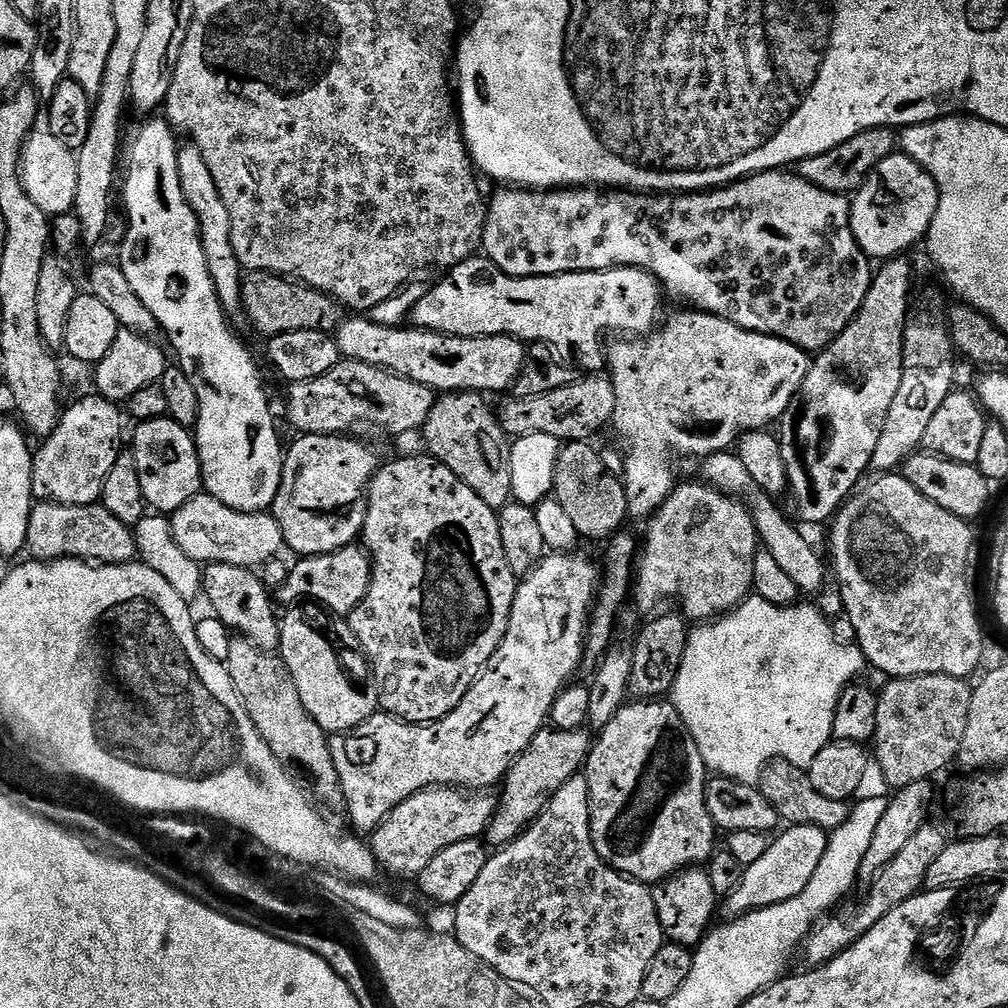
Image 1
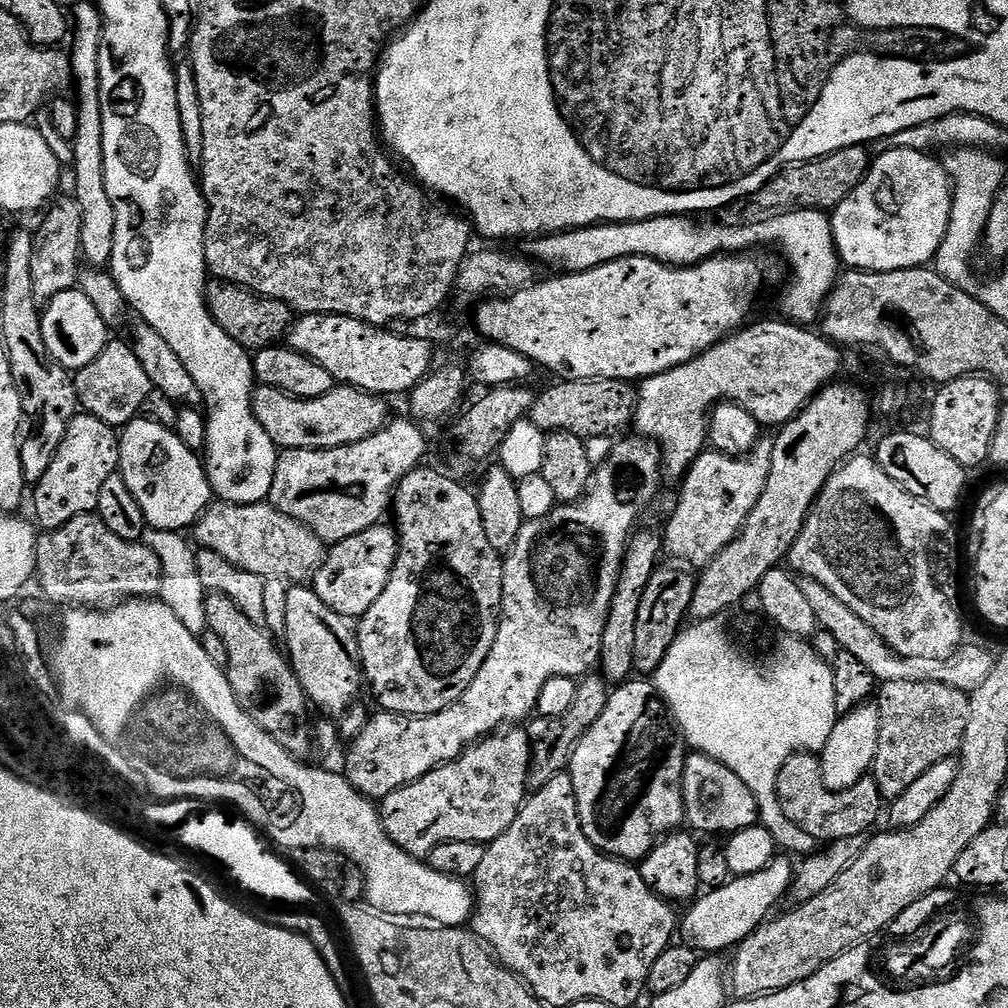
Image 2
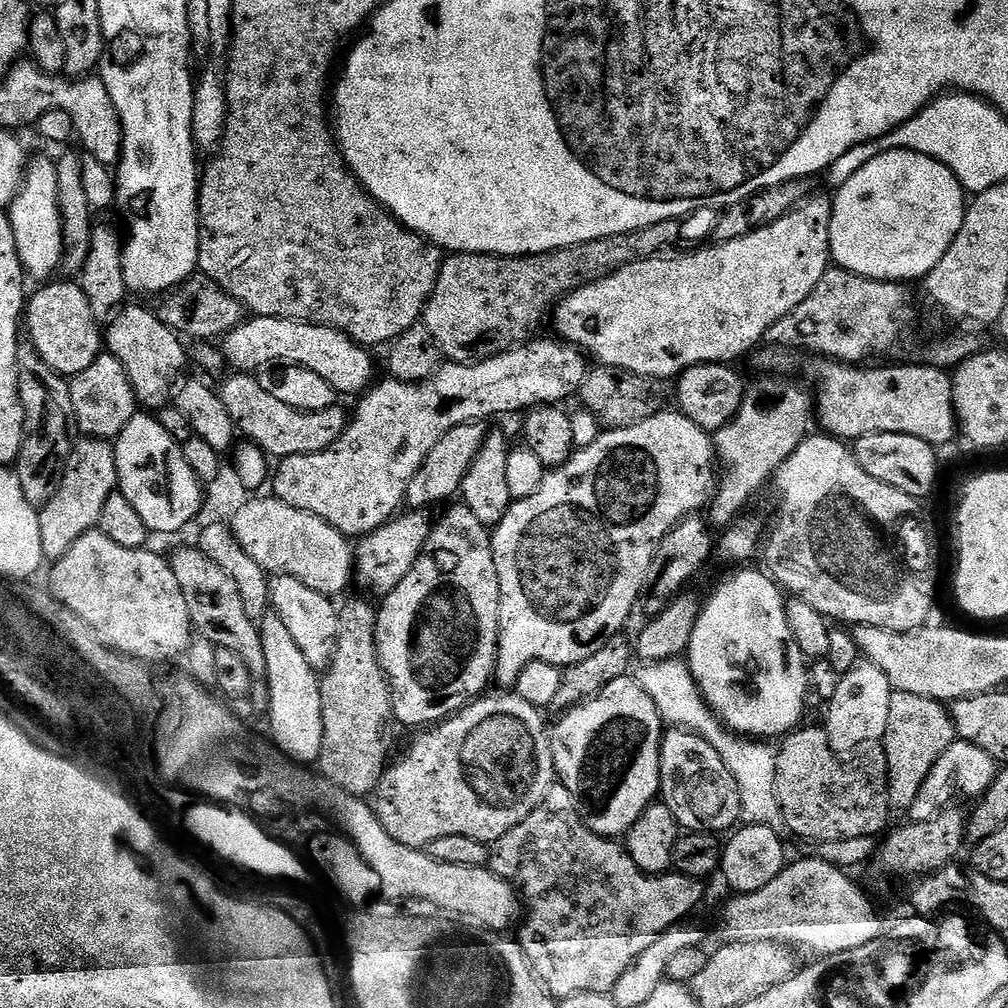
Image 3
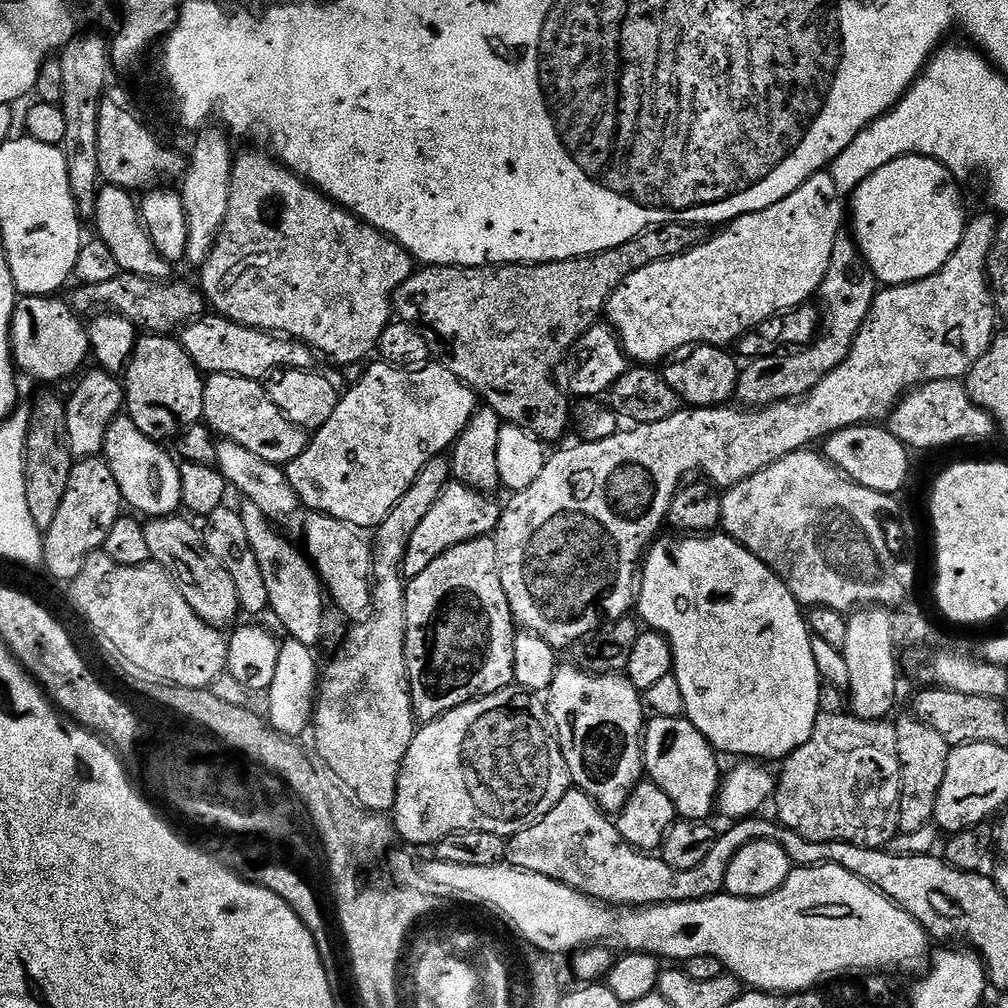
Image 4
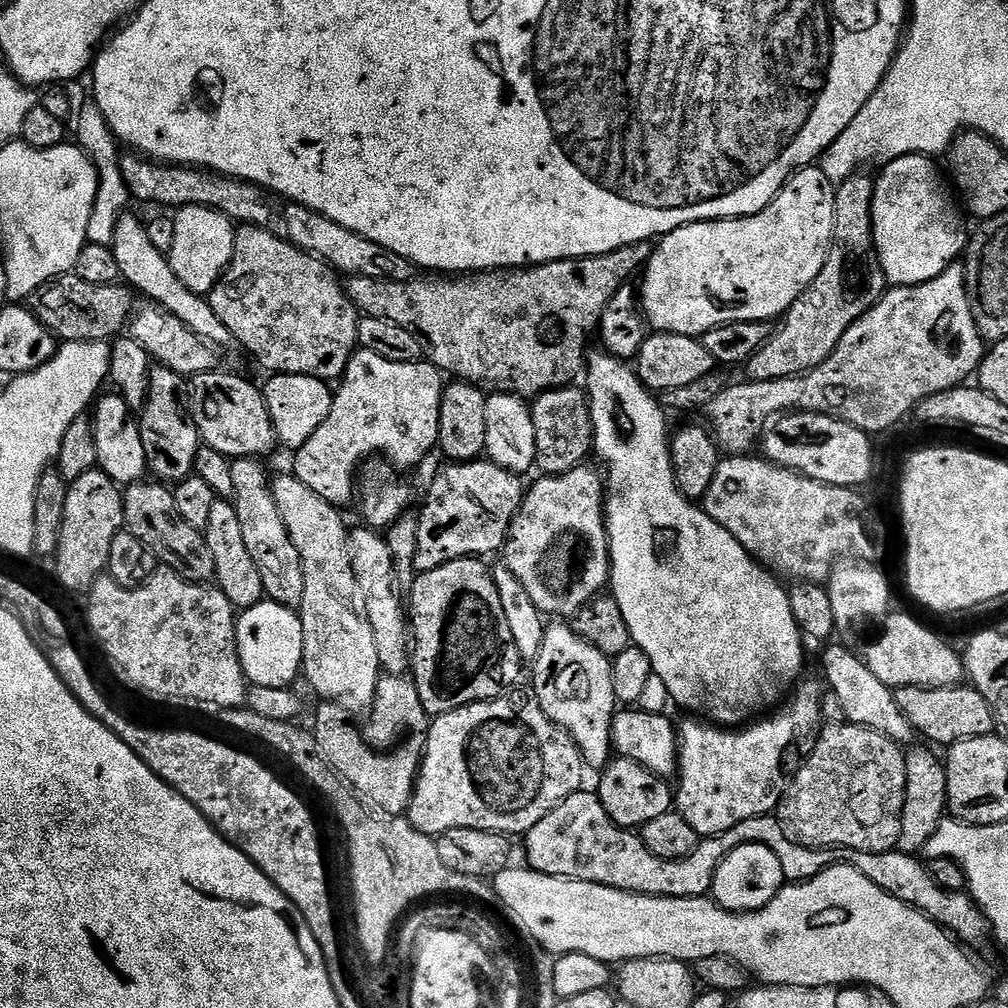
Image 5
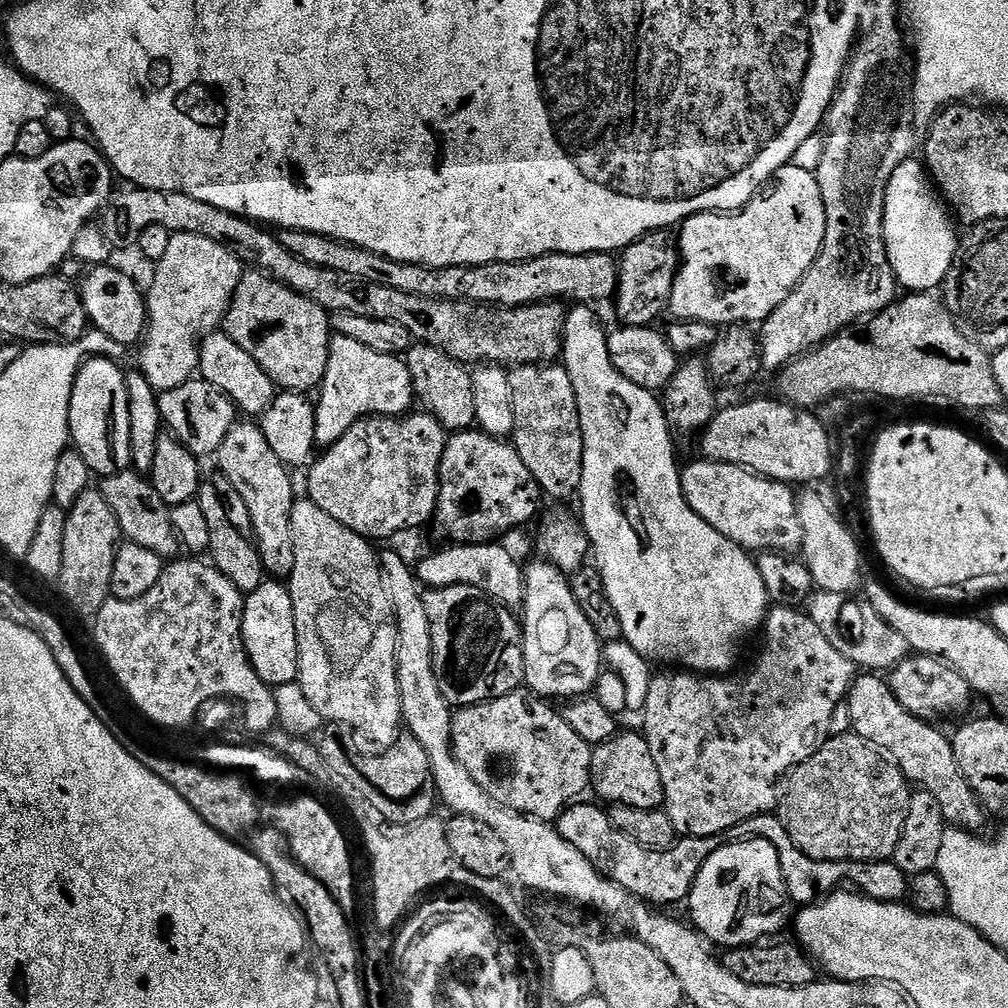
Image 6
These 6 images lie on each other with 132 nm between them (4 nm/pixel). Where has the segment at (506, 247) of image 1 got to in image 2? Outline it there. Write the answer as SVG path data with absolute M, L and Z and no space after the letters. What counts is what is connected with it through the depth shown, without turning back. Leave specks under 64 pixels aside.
M798 210L797 212L782 212L760 218L757 224L703 224L703 219L693 218L688 214L674 216L655 216L649 220L629 220L627 224L593 224L590 228L573 228L566 232L554 232L543 236L533 236L523 241L523 255L537 265L545 264L556 274L571 274L585 272L591 268L602 266L606 262L621 260L627 256L645 256L663 264L678 268L688 268L692 264L700 264L703 260L711 260L721 254L744 254L756 250L759 244L773 244L788 255L788 268L792 277L788 280L788 289L780 300L783 319L801 326L812 326L821 319L825 300L828 299L836 281L842 275L842 261L836 251L832 221L829 213L818 210Z

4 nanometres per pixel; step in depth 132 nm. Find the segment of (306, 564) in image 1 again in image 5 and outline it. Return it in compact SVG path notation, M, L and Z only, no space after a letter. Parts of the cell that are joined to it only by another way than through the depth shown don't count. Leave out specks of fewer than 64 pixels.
M488 458L472 460L468 464L449 463L436 476L436 484L428 488L424 509L419 509L418 550L414 554L417 573L429 572L446 562L461 560L467 556L488 558L491 552L499 553L508 540L508 531L524 500L526 484L519 475L507 472Z

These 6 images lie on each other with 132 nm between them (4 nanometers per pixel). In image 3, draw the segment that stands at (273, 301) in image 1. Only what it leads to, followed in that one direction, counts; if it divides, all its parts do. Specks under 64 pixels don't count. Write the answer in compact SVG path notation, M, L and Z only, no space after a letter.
M193 274L189 280L177 284L171 292L163 293L164 300L158 307L160 321L167 328L173 328L181 337L196 342L216 342L227 332L234 330L246 319L244 305L237 302L222 286L218 286L211 278L203 274Z

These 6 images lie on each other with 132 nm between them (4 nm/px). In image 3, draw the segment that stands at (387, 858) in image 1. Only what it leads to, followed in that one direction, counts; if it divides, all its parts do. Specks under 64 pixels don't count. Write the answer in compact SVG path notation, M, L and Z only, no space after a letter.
M492 695L473 700L456 715L421 731L408 754L385 768L374 793L374 807L382 826L386 826L386 834L402 842L402 846L424 850L430 842L450 838L450 834L466 834L466 838L491 845L502 834L514 830L518 822L526 822L557 783L550 728L547 723L544 725L545 713L521 696Z

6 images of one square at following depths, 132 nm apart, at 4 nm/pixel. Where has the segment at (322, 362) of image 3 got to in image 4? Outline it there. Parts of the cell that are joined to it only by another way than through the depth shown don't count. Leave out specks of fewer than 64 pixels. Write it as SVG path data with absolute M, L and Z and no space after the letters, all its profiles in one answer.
M205 314L199 320L184 325L178 339L186 354L199 366L201 373L213 376L230 374L238 378L263 381L272 373L285 368L313 367L314 353L307 344L274 332L247 328L219 314Z

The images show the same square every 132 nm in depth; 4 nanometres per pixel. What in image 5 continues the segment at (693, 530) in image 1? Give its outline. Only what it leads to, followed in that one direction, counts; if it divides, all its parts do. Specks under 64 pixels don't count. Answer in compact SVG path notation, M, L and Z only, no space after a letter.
M868 174L854 175L837 187L836 201L834 202L834 234L832 235L832 245L828 251L828 257L826 258L826 266L822 266L818 278L814 278L814 282L810 282L808 289L804 291L790 307L788 307L787 312L785 312L782 317L782 323L784 323L784 325L782 325L781 328L777 327L772 335L769 336L768 341L766 341L762 347L746 361L746 369L748 368L747 379L749 381L777 380L778 378L786 378L787 376L803 376L804 373L814 370L819 364L826 362L826 358L830 358L830 354L838 346L842 334L846 334L846 330L850 330L850 326L854 322L858 322L858 318L862 318L862 314L866 314L870 308L874 307L874 305L880 301L881 296L884 295L886 291L884 271L882 270L880 259L876 253L876 243L872 237L872 199L874 198L874 180L871 175L869 177L864 175Z

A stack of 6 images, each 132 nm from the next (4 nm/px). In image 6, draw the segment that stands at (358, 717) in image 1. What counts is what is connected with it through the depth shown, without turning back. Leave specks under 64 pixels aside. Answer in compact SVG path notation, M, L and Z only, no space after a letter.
M248 422L233 424L226 434L218 453L220 460L219 475L224 476L238 490L238 494L250 509L250 522L254 522L251 539L262 558L265 573L272 578L287 578L294 570L294 538L290 534L290 514L298 499L298 493L292 489L289 469L270 450L266 434L262 434L259 423Z

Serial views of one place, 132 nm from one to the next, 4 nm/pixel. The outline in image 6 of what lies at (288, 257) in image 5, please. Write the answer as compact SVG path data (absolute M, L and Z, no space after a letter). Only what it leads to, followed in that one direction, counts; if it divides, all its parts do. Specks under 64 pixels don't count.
M255 270L243 273L222 328L258 362L277 389L308 394L311 388L312 391L319 389L324 381L334 335L330 313L318 306L318 302L310 302L310 298L290 290L271 276Z

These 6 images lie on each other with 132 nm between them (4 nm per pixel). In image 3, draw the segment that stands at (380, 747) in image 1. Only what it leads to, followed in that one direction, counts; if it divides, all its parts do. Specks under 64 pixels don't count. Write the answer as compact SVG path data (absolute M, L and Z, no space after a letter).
M661 410L656 416L647 418L638 425L601 431L598 442L594 442L594 446L586 446L573 451L572 457L562 467L551 469L538 486L536 493L513 502L506 518L502 518L502 522L495 525L491 533L494 566L498 570L498 586L500 587L500 609L498 610L500 637L496 655L495 683L497 685L500 683L504 687L501 689L504 690L515 689L522 670L535 660L553 664L561 670L569 668L571 664L586 662L586 658L598 654L598 650L602 650L602 646L606 646L610 638L621 635L625 631L624 627L627 626L628 619L632 616L632 607L635 604L637 607L641 603L642 593L654 572L656 552L660 549L660 544L666 538L666 534L685 516L707 509L712 503L717 487L718 457L713 437L705 432L702 426L690 422L690 418L686 418L683 412Z

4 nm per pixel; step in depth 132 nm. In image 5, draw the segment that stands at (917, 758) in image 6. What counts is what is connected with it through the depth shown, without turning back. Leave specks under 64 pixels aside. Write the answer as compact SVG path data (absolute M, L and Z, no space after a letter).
M832 642L827 645L824 652L824 676L826 688L829 693L836 695L835 703L842 710L844 720L850 724L857 724L863 728L874 730L895 744L912 746L917 743L918 734L906 722L906 714L898 710L896 693L887 688L878 677L870 671L870 666L865 662L863 655L851 652L844 644Z

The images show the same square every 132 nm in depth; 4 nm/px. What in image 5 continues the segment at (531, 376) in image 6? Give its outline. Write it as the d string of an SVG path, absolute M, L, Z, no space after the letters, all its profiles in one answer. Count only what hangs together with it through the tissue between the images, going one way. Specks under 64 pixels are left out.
M576 386L556 388L535 397L530 409L536 433L535 467L548 476L560 476L581 467L594 448L592 412L587 395Z

